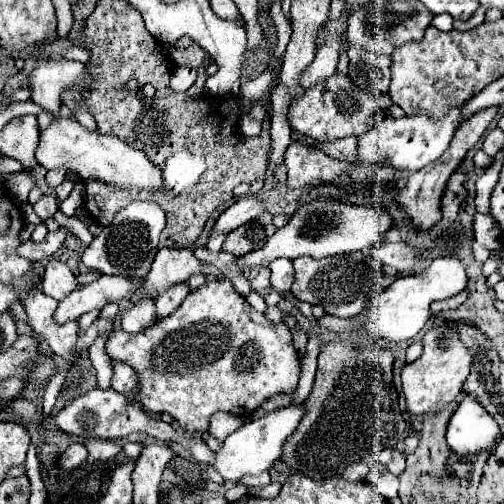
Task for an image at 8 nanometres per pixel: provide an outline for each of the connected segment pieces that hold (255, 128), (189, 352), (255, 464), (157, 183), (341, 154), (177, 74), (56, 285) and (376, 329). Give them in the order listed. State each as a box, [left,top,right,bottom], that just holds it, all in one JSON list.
[[239,113,261,137],[107,279,301,435],[209,405,303,481],[35,115,161,189],[315,137,357,161],[171,67,197,91],[41,263,77,301],[363,257,467,343]]

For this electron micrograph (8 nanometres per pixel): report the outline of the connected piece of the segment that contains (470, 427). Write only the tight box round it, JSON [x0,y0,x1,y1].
[447,397,501,457]

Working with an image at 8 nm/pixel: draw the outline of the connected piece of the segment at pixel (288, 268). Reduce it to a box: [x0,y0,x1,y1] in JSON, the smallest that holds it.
[271,257,293,293]

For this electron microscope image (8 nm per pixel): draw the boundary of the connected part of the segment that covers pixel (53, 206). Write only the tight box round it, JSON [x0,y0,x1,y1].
[33,195,59,221]

